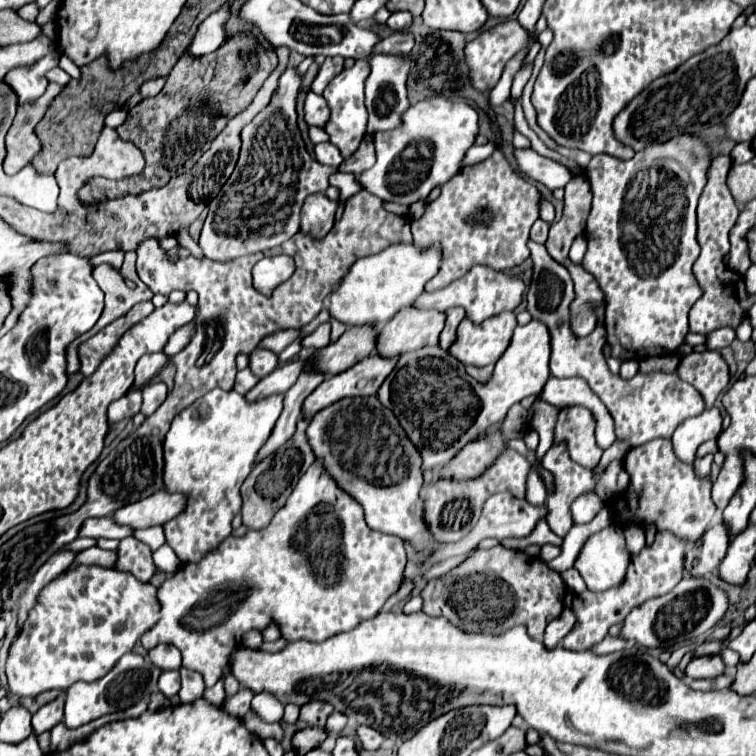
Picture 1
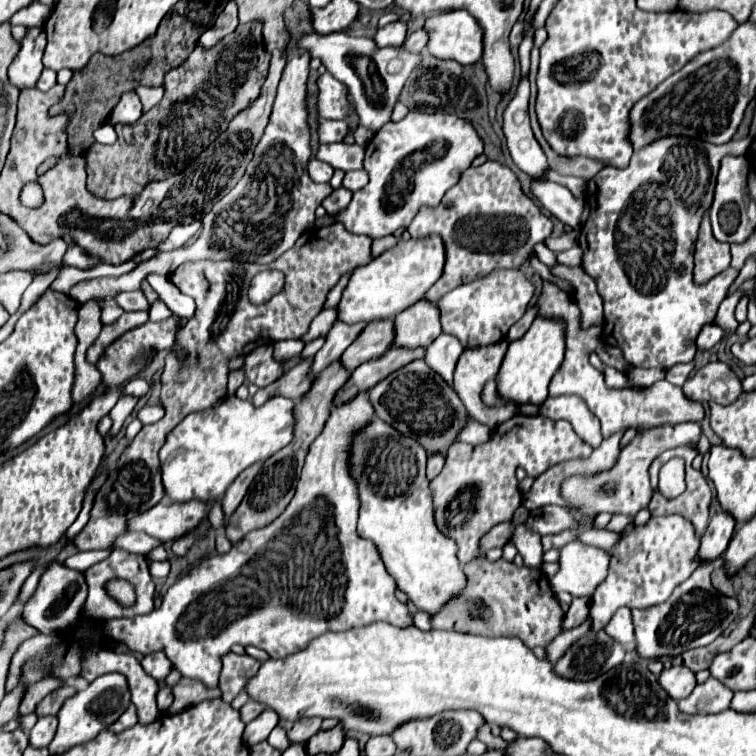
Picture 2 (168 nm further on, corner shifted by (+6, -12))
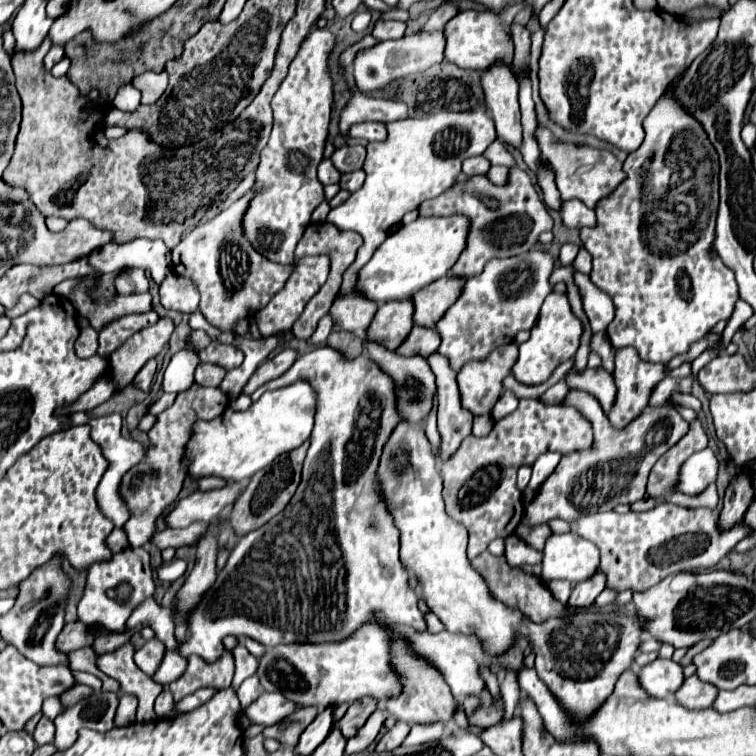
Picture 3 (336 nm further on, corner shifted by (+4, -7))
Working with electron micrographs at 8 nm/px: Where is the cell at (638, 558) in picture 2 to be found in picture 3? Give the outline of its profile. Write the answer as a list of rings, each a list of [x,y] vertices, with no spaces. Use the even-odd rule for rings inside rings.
[[[664,503],[642,513],[630,511],[618,515],[614,511],[606,511],[582,515],[580,519],[576,519],[576,531],[584,539],[598,545],[602,555],[600,571],[604,571],[606,575],[606,587],[622,593],[626,589],[646,591],[672,573],[688,569],[710,569],[720,559],[724,559],[740,539],[750,533],[750,529],[742,521],[736,523],[732,529],[720,533],[716,521],[718,515],[712,509],[686,509]]]

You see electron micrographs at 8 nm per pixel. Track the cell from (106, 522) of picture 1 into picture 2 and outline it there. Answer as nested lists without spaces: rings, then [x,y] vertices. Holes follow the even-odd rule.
[[[126,532],[124,536],[118,538],[116,548],[124,548],[124,550],[134,552],[134,554],[148,554],[150,550],[154,550],[160,544],[162,544],[160,540],[156,540],[144,532]]]

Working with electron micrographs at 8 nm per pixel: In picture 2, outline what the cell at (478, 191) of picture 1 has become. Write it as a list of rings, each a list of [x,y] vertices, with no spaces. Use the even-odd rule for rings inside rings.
[[[488,160],[486,164],[482,164],[478,168],[470,166],[466,172],[462,172],[458,184],[452,186],[444,194],[444,198],[438,206],[434,206],[434,208],[422,206],[418,210],[418,214],[414,216],[408,232],[412,234],[412,238],[420,238],[420,236],[434,232],[434,234],[440,234],[446,244],[446,268],[444,268],[442,280],[438,280],[438,284],[434,284],[434,288],[430,288],[430,292],[426,292],[426,298],[430,302],[438,302],[444,294],[448,294],[450,290],[460,286],[464,280],[482,278],[482,276],[490,274],[494,268],[520,268],[532,254],[534,246],[552,234],[552,220],[548,216],[544,216],[542,210],[522,192],[522,186],[520,186],[516,174],[508,166]]]

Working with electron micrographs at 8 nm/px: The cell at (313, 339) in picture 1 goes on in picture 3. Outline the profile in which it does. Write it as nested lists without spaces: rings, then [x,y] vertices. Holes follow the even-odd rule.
[[[324,315],[324,319],[320,319],[320,323],[318,323],[316,331],[312,333],[312,337],[308,339],[308,343],[310,343],[310,345],[320,345],[320,343],[326,343],[326,339],[328,339],[330,331],[332,331],[332,319],[330,319],[328,315]]]

